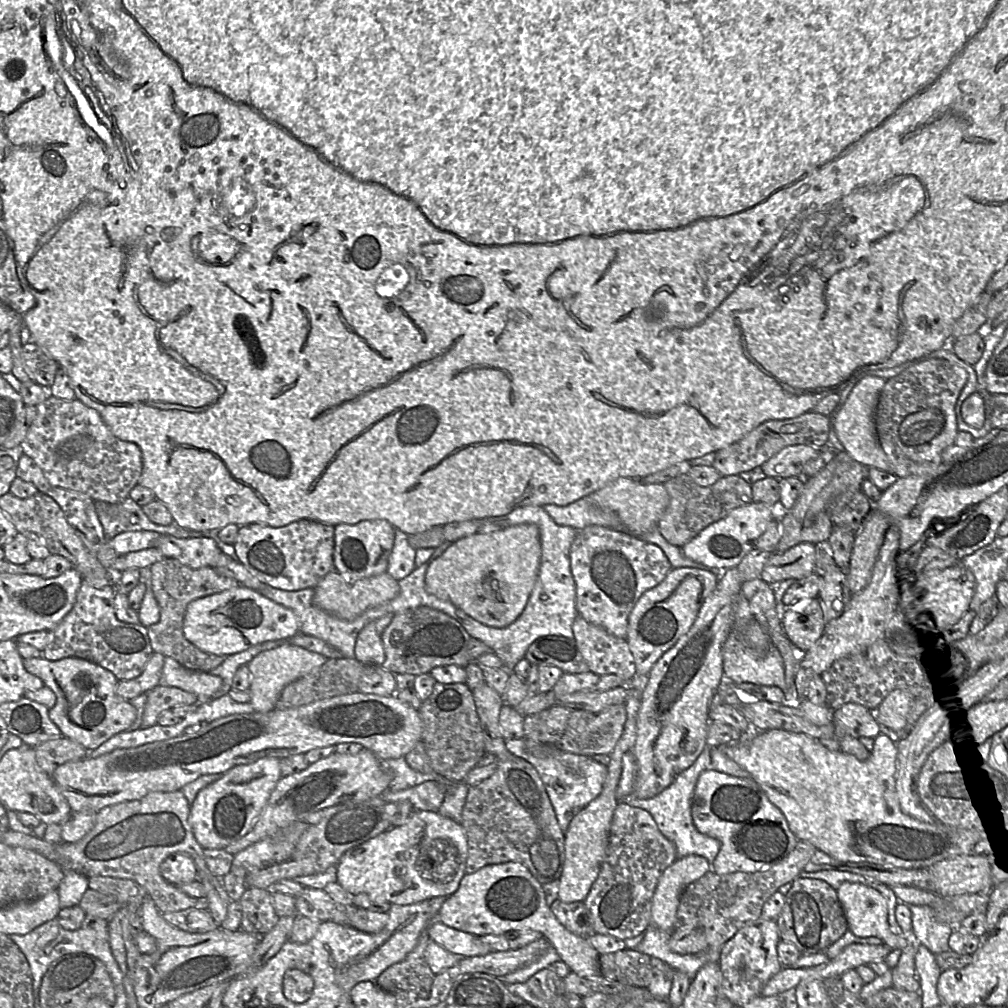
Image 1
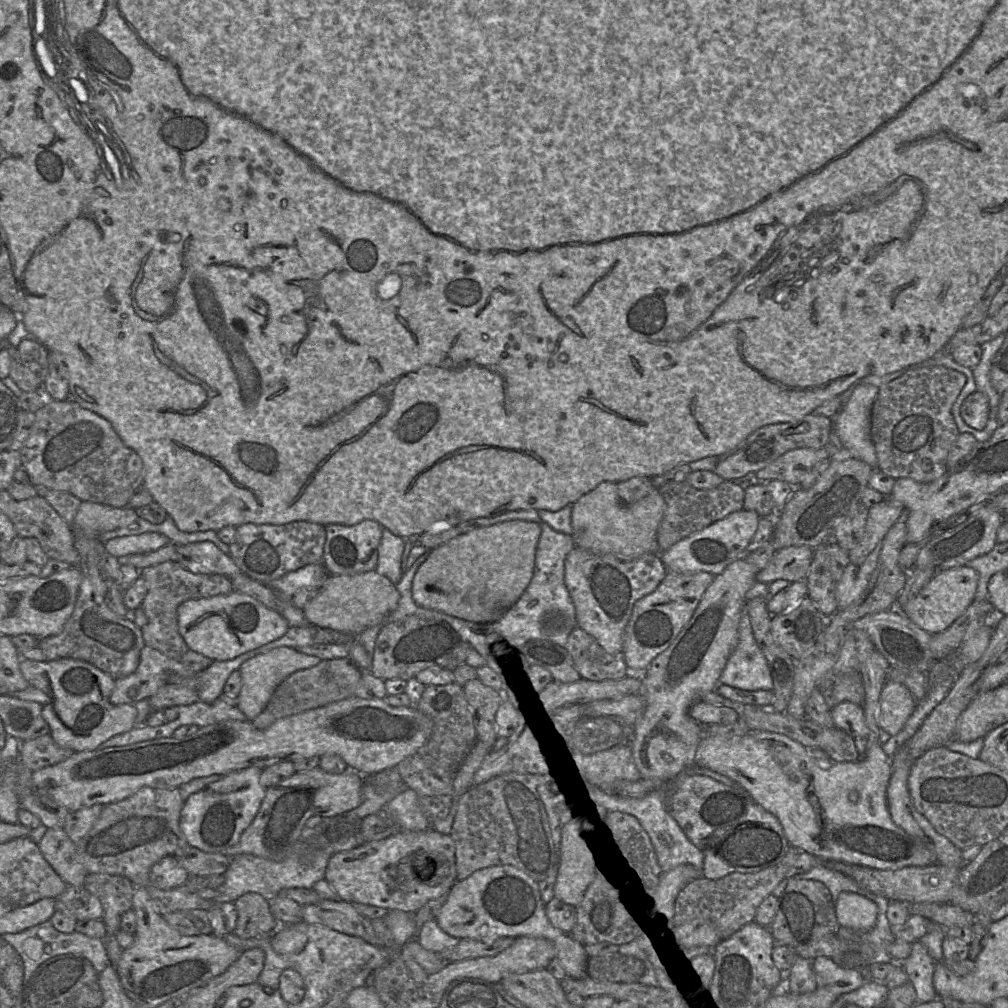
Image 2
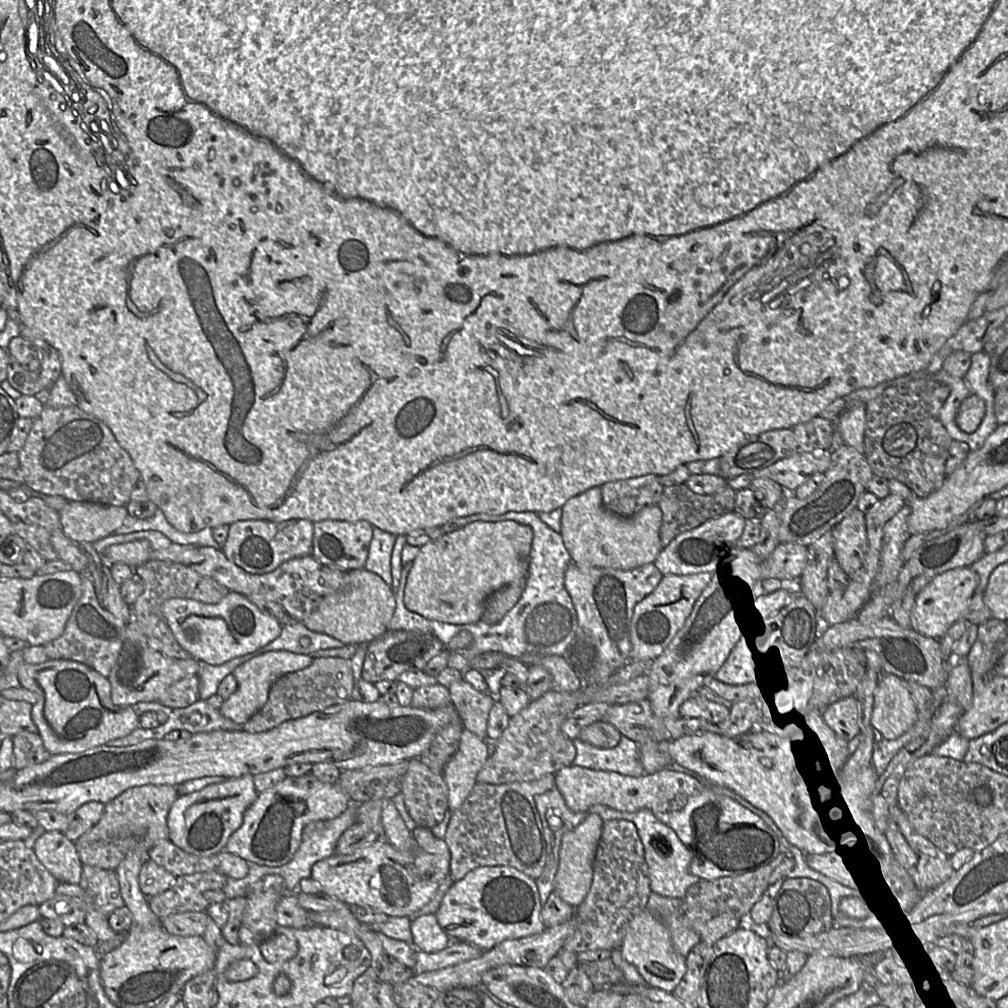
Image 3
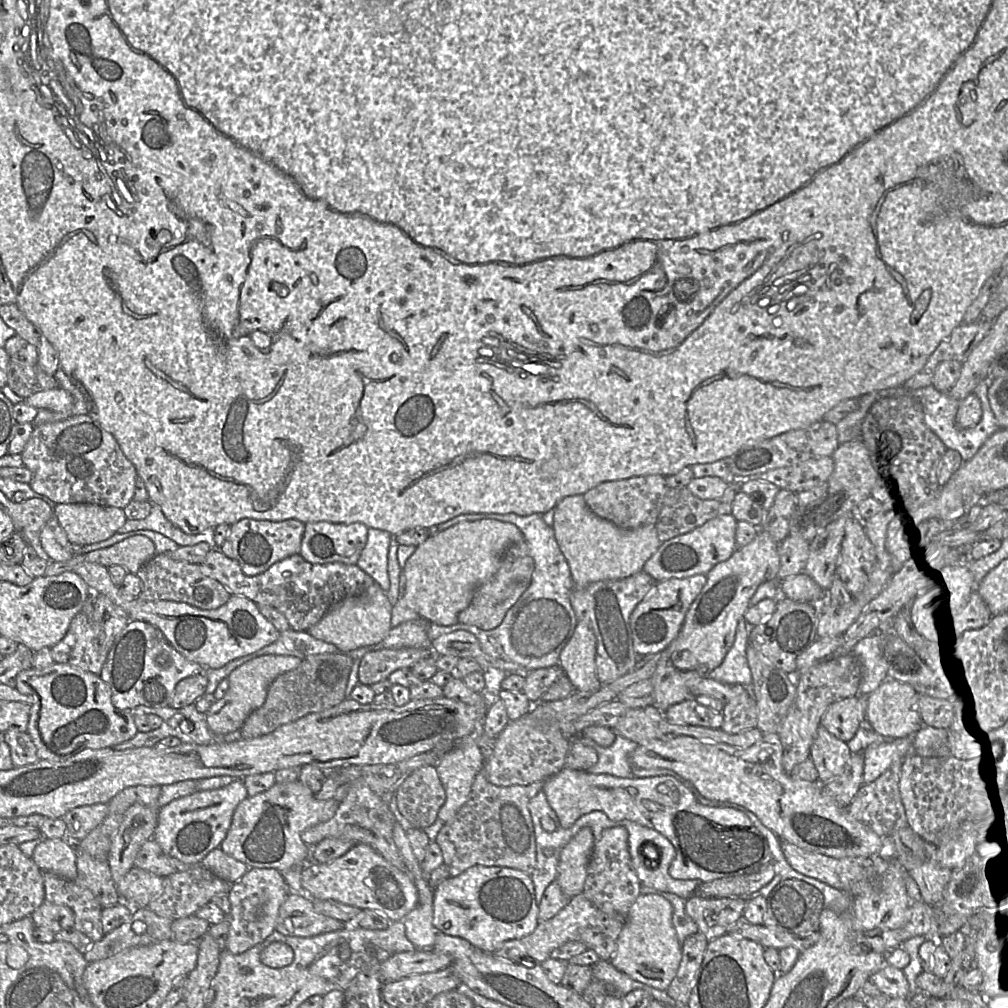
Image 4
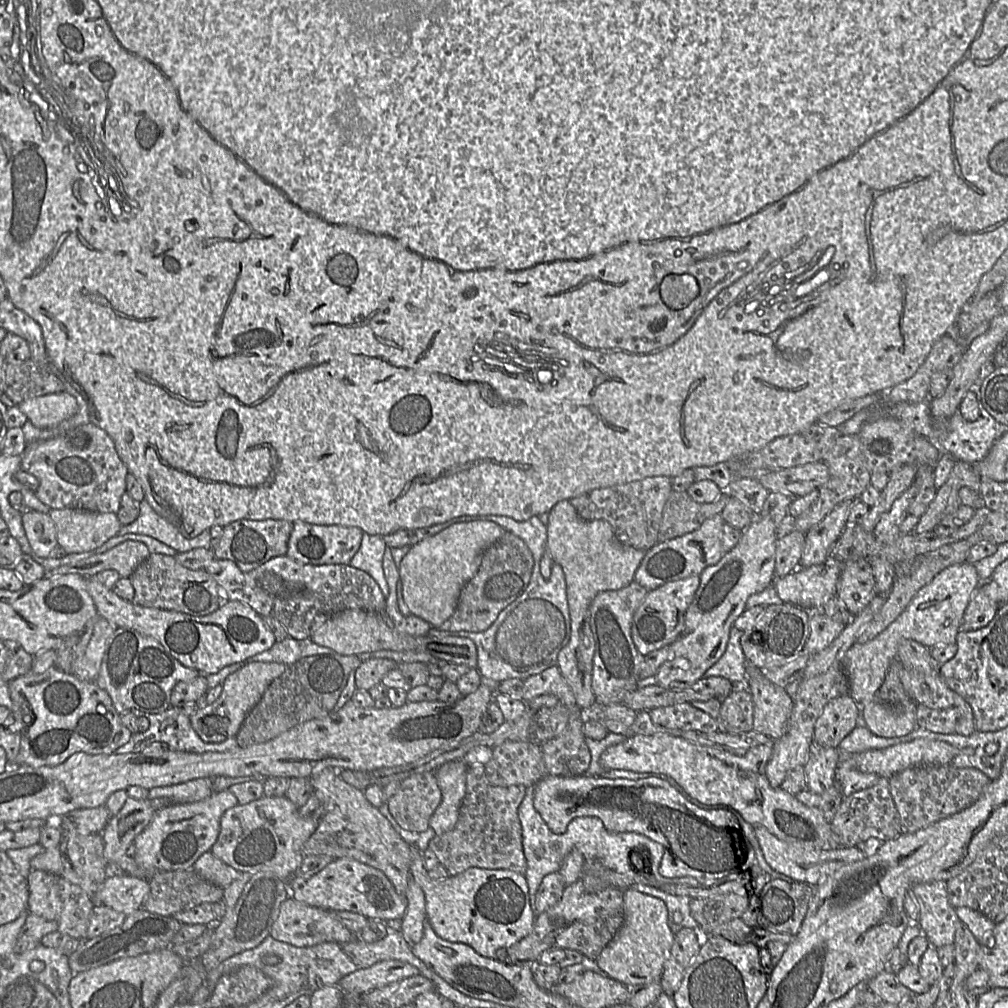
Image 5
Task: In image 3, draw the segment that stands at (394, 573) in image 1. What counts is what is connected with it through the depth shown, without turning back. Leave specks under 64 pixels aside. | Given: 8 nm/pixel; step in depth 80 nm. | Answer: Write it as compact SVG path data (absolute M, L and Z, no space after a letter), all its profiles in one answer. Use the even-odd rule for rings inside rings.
M373 526L373 536L369 545L364 568L379 575L389 586L392 585L391 554L396 536Z

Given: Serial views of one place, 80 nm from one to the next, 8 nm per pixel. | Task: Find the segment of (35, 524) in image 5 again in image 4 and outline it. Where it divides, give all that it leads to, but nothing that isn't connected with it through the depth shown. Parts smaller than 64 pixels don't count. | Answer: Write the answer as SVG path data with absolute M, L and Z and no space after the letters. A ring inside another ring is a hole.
M55 516L45 524L40 532L40 542L50 561L65 562L75 556L72 545Z

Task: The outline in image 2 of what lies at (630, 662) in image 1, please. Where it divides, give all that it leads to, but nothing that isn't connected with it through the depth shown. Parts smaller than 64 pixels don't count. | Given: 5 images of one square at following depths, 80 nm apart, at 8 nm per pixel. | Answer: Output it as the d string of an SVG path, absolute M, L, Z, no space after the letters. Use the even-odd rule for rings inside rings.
M578 626L569 635L566 649L582 679L596 682L618 680L628 674L623 654L608 654L591 635Z

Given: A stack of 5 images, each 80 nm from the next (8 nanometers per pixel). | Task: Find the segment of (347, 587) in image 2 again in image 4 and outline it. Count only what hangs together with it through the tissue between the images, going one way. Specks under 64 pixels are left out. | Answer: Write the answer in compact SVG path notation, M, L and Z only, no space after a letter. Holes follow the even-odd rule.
M375 582L365 593L345 598L332 606L308 632L316 639L335 645L341 652L349 652L376 644L386 637L392 628L392 608L387 592Z

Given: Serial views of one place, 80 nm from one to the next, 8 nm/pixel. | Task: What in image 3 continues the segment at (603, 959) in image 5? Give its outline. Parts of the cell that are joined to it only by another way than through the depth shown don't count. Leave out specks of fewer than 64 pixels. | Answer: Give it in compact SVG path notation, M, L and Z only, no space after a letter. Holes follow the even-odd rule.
M647 908L630 920L619 951L638 970L646 985L666 992L672 992L686 973L685 958L674 949L667 926Z

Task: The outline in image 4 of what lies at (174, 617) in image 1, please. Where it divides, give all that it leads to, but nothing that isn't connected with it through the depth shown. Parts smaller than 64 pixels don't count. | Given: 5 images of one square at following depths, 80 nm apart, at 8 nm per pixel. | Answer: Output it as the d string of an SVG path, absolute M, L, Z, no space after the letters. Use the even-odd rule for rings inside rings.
M156 553L136 574L143 584L138 598L146 602L169 600L186 603L202 610L212 610L224 605L231 596L219 581L202 573L200 564L174 560L165 553Z

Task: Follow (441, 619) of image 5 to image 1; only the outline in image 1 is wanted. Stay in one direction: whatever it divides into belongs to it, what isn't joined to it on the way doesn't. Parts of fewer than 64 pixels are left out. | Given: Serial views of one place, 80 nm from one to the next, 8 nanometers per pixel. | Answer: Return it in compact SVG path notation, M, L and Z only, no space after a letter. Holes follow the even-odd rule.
M531 523L491 533L475 533L452 542L428 566L426 591L461 608L491 627L506 627L523 612L535 585L541 560L540 530Z

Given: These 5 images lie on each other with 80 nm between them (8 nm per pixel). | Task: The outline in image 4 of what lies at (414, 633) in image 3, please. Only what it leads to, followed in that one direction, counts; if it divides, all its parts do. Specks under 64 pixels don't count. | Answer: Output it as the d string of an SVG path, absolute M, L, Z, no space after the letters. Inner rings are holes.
M403 647L366 653L359 663L359 683L372 685L385 680L399 668L411 667L432 653L431 648Z

